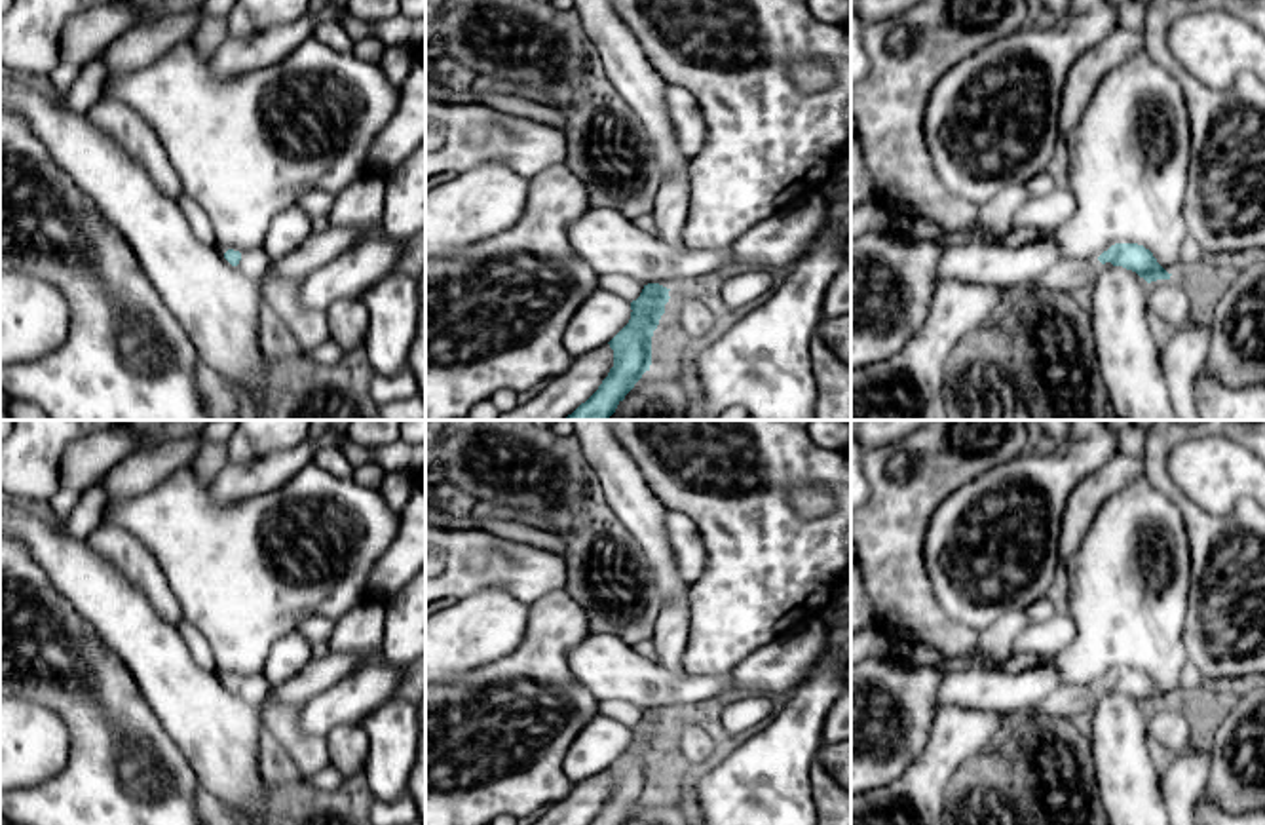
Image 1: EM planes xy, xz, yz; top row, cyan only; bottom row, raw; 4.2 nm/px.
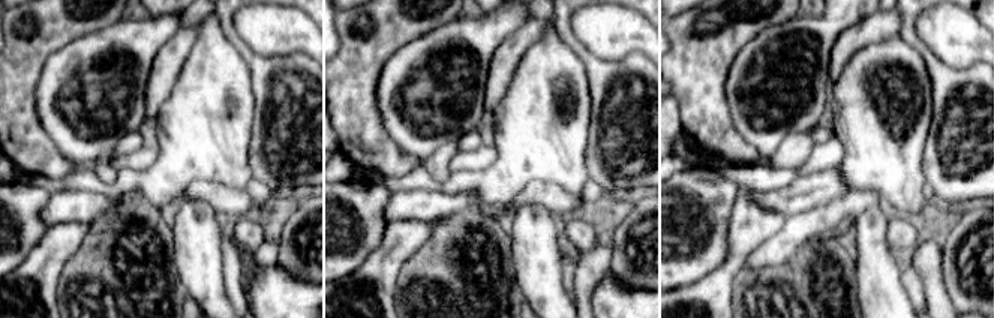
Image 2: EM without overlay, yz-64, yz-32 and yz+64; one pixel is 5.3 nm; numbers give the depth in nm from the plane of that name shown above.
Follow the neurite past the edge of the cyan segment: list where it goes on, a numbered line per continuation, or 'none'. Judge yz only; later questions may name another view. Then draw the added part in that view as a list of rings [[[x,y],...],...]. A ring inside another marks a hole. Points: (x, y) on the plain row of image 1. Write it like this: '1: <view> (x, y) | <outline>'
1: yz (1066, 702) | [[[1098,682],[1079,686],[1058,686],[1041,703],[1037,703],[1035,709],[1056,719],[1085,722],[1085,719],[1096,711],[1100,698],[1109,692],[1113,690],[1102,690]]]

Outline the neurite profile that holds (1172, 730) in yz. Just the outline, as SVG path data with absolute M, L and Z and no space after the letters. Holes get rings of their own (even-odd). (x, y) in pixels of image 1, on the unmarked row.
M1157 705L1149 709L1147 736L1162 757L1178 757L1200 741L1200 722L1183 705Z

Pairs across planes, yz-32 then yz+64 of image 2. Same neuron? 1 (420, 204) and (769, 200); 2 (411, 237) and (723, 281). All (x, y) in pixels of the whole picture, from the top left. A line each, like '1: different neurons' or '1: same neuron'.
1: same neuron
2: same neuron

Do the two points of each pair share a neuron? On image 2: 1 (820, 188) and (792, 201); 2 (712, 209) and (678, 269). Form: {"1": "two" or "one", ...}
{"1": "one", "2": "one"}

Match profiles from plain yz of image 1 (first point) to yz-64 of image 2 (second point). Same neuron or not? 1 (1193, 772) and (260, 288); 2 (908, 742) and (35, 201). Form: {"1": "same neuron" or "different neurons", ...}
{"1": "different neurons", "2": "same neuron"}

